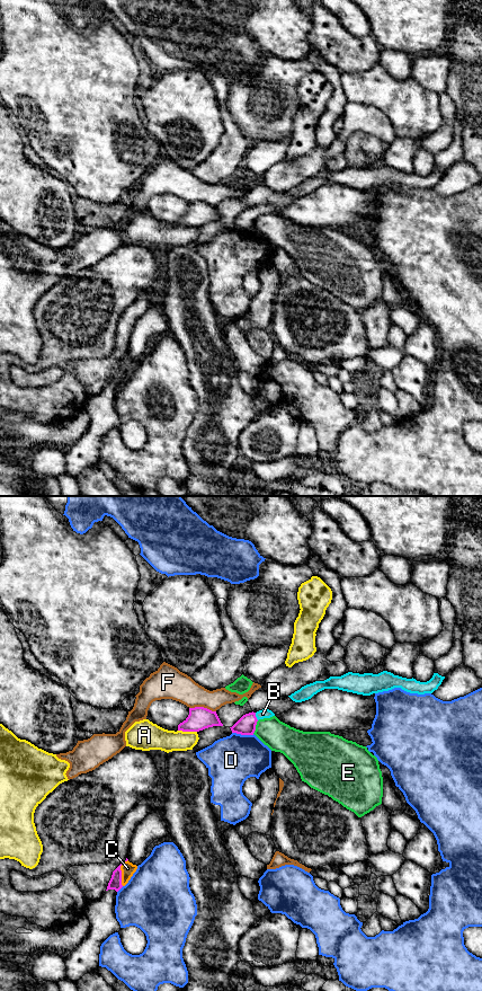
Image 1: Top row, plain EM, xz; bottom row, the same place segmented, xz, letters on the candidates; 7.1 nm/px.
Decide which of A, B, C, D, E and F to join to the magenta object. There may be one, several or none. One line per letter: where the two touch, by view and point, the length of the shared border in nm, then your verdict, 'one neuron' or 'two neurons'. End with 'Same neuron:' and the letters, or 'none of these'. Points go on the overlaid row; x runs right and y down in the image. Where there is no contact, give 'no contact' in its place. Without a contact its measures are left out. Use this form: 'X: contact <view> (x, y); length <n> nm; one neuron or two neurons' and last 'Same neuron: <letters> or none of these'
A: contact xz (187, 731); length 140 nm; two neurons
B: contact xz (255, 716); length 60 nm; one neuron
C: contact xz (121, 874); length 170 nm; two neurons
D: contact xz (243, 734); length 160 nm; two neurons
E: contact xz (255, 727); length 100 nm; two neurons
F: contact xz (203, 707); length 190 nm; two neurons
Same neuron: B

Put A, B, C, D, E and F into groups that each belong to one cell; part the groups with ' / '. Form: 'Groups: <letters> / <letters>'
Groups: A / B / C / D / E / F

